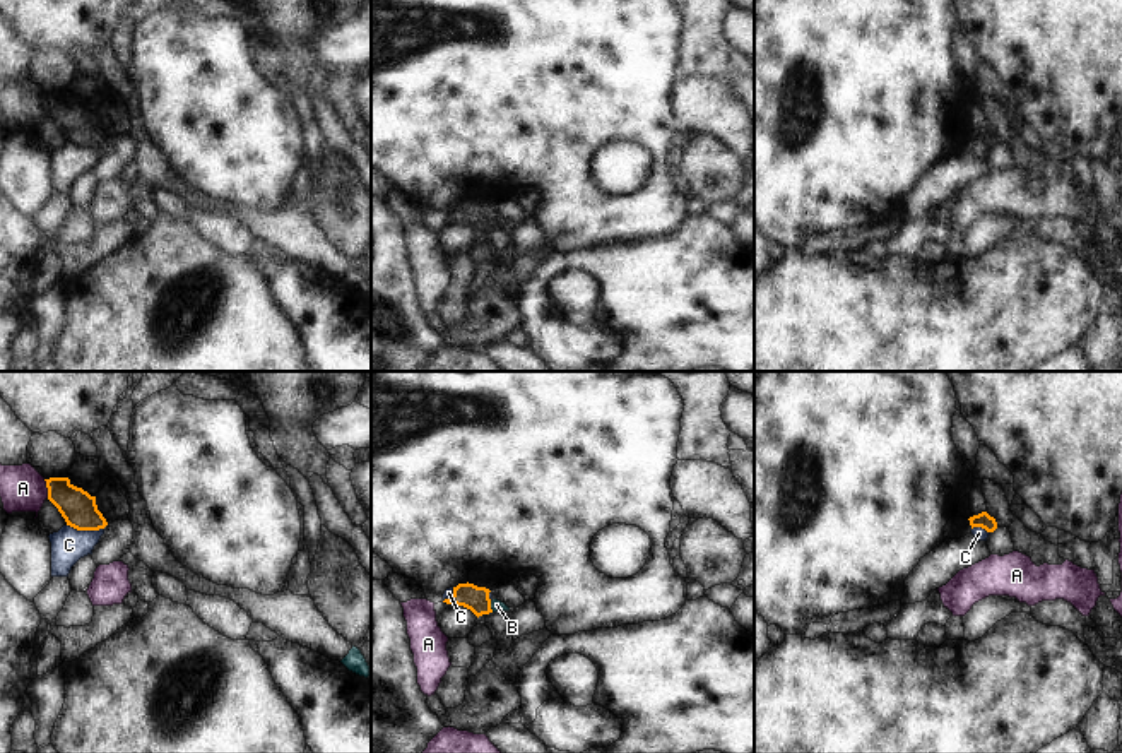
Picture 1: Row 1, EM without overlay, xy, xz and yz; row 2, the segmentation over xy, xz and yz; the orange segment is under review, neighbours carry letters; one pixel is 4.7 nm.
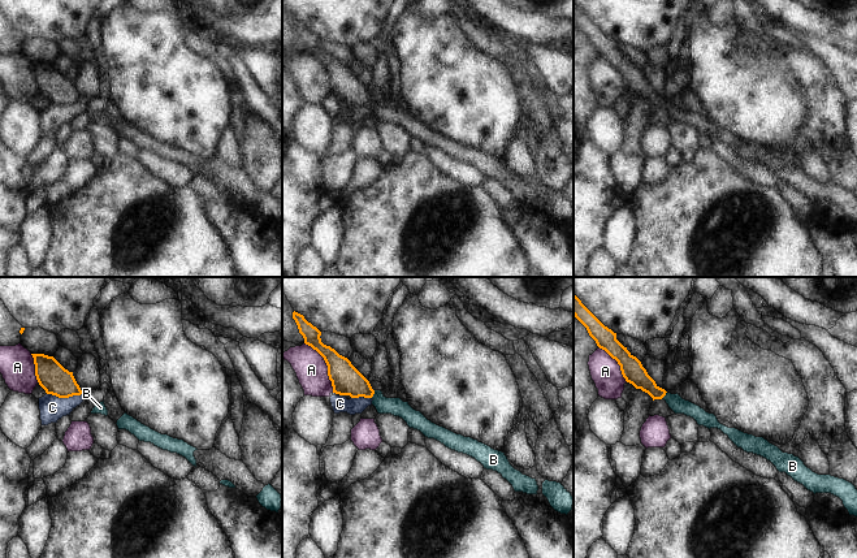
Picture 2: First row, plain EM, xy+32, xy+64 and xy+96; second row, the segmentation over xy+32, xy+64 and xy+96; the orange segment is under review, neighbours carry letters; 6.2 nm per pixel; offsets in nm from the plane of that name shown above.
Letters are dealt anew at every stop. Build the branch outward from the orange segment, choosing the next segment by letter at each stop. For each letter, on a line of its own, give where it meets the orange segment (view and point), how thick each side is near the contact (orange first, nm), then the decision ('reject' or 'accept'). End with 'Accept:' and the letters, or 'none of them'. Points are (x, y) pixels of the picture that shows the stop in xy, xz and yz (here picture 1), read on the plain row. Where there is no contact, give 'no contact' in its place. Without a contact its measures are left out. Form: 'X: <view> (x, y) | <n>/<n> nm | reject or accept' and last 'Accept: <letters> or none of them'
A: xy (47, 103) | 170/220 nm | reject
B: xz (490, 223) | 120/50 nm | accept
C: xy (86, 146) | 170/160 nm | reject
Accept: B

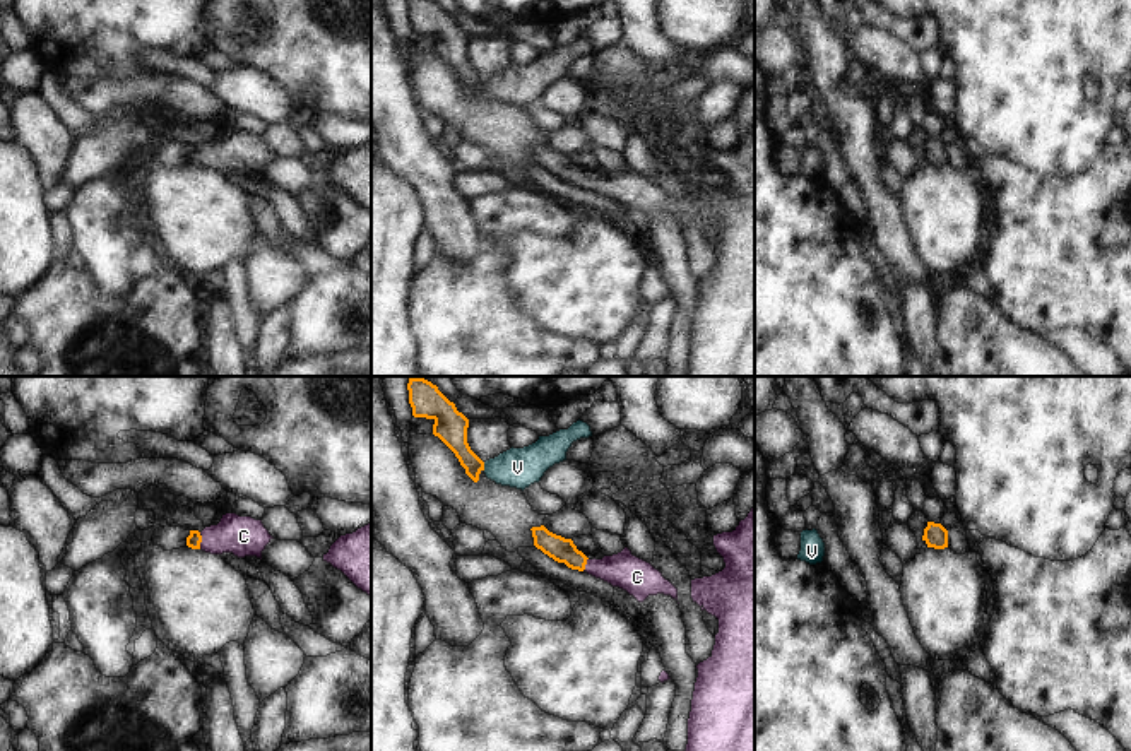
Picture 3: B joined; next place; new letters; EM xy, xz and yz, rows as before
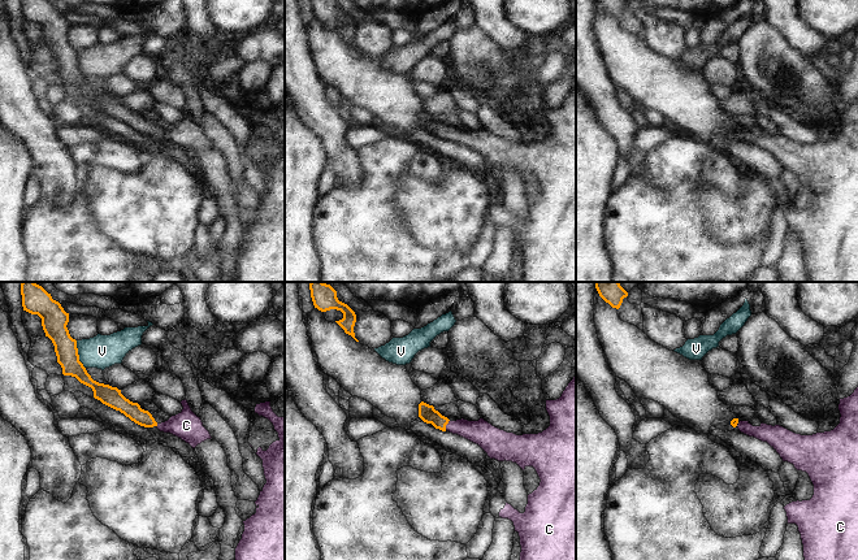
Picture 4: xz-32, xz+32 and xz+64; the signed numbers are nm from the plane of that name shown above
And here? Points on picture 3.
C: xy (201, 158) | 70/190 nm | accept
V: xz (483, 82) | 160/190 nm | reject
Accept: C

